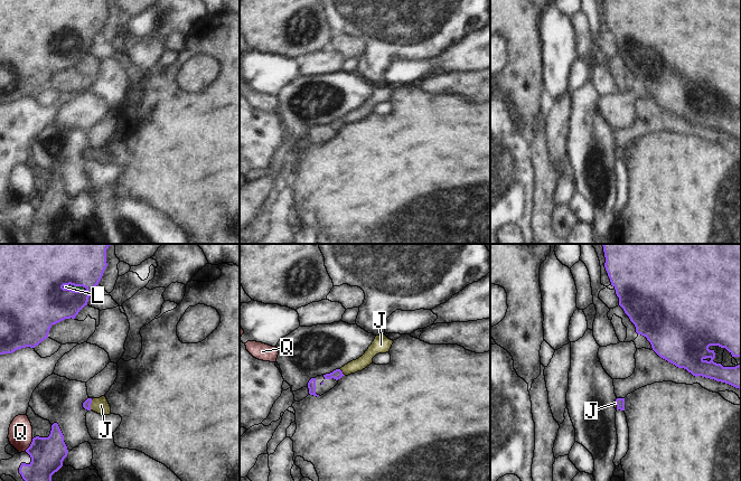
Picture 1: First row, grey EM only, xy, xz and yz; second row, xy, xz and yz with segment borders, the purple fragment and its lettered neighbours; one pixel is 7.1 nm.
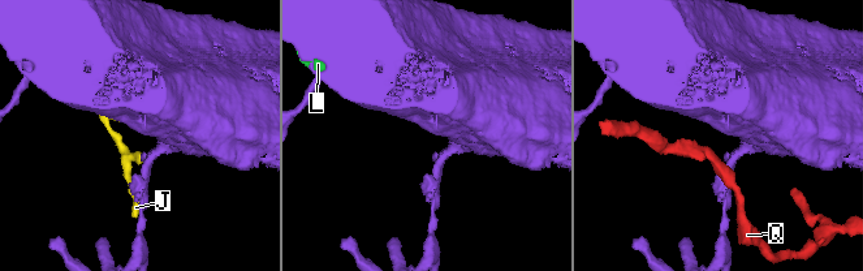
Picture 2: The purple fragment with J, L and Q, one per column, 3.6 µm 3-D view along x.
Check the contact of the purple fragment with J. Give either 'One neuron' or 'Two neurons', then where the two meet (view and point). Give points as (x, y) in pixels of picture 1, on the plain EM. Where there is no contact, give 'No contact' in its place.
One neuron. Touches purple at xy (90, 154).

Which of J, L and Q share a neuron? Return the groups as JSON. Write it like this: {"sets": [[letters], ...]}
{"sets": [["J", "L"], ["Q"]]}

